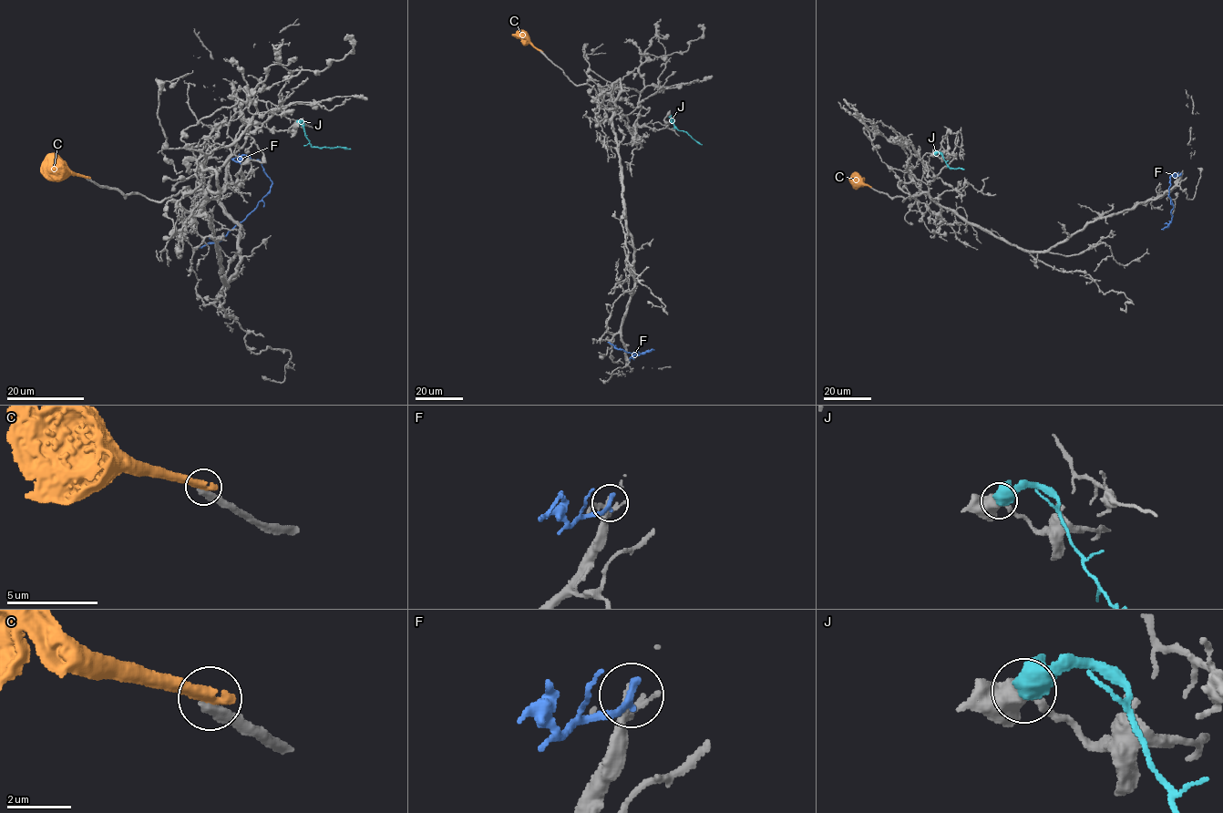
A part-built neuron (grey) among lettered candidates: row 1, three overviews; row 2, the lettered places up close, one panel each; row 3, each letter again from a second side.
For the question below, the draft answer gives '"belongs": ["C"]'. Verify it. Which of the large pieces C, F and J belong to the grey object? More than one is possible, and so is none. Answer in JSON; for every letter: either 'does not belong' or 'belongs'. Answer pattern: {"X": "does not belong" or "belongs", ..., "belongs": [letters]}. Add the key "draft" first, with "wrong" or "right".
{"draft": "wrong", "C": "does not belong", "F": "does not belong", "J": "does not belong", "belongs": []}

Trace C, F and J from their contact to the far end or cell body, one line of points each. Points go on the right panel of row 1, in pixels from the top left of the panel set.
C: (870, 187), (859, 185), (853, 180)
F: (1181, 174), (1171, 176), (1169, 197), (1173, 206), (1172, 220), (1161, 230)
J: (934, 154), (940, 152), (950, 168), (964, 169)

